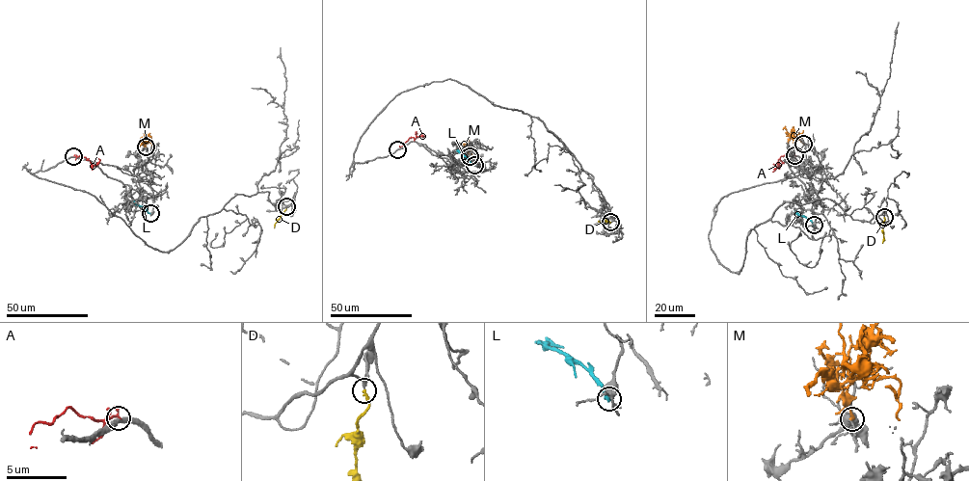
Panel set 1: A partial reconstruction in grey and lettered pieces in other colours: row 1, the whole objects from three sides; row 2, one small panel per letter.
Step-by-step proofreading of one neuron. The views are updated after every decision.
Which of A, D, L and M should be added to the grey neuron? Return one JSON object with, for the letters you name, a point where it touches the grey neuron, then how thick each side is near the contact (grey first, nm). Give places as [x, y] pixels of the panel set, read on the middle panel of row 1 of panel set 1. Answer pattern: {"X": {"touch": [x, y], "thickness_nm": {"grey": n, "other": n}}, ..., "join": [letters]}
{"D": {"touch": [610, 222], "thickness_nm": {"grey": 170, "other": 260}}, "join": ["D"]}

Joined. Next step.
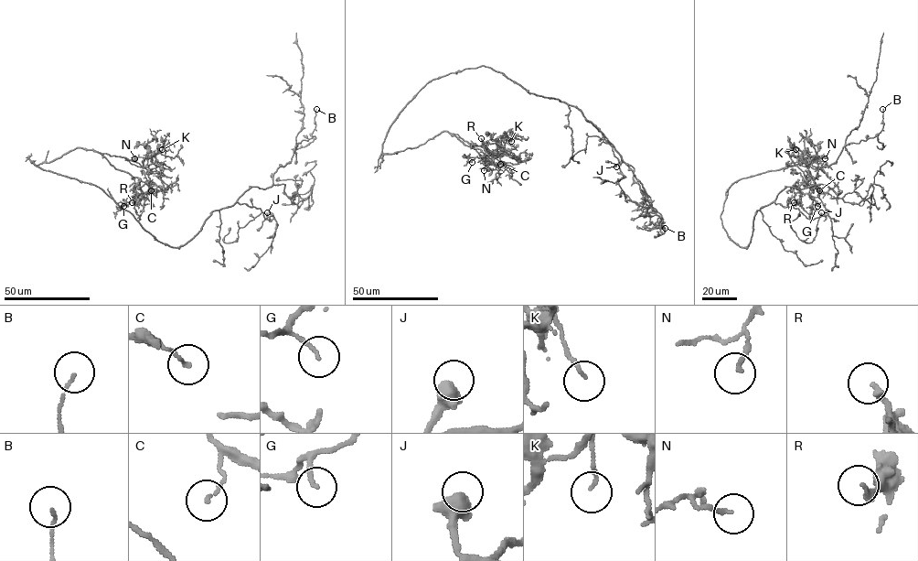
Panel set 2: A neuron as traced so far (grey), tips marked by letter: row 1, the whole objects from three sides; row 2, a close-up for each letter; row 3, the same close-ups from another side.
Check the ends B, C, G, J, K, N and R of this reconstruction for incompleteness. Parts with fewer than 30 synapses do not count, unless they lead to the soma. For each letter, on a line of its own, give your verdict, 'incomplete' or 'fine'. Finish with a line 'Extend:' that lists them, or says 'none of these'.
B: fine
C: fine
G: fine
J: fine
K: fine
N: fine
R: fine
Extend: none of these

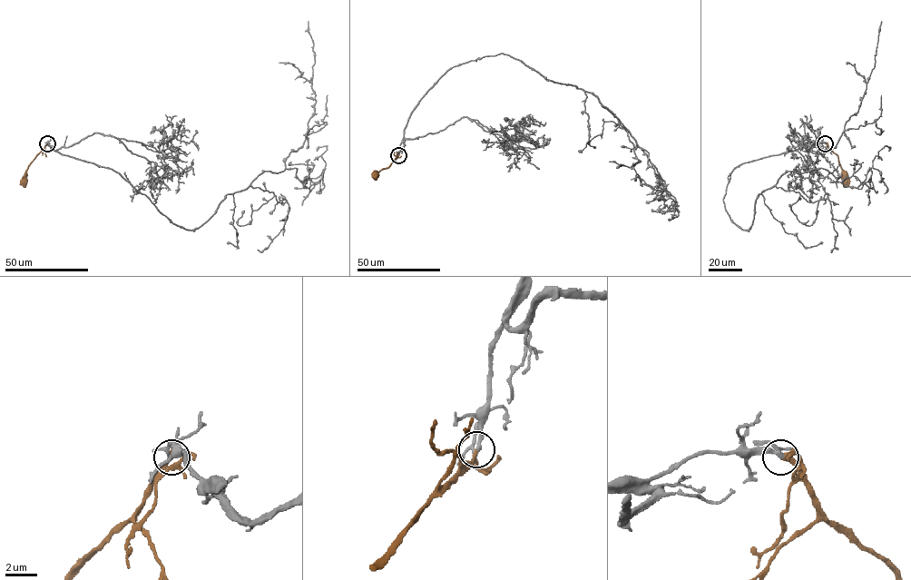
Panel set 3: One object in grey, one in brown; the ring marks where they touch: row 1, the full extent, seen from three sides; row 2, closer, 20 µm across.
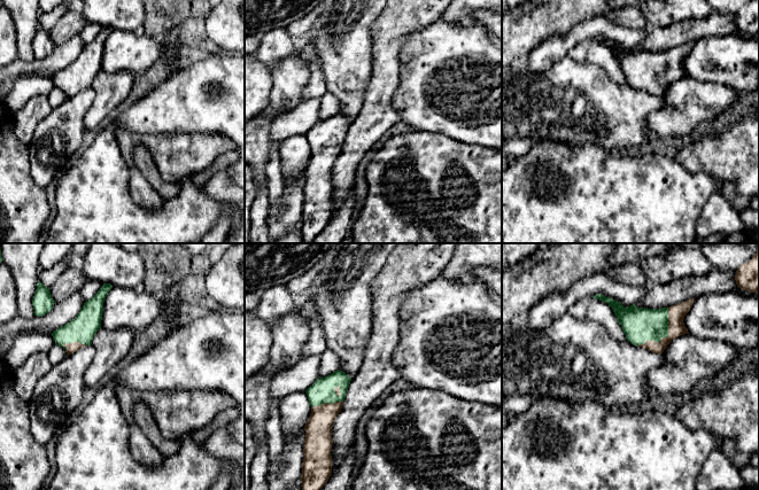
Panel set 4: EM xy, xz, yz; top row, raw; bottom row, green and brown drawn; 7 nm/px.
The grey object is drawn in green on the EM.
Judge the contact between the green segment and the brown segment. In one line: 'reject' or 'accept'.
accept

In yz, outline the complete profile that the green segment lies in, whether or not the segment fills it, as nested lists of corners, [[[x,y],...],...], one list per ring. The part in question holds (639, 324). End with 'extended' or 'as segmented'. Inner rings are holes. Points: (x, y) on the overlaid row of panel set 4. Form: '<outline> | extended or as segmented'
[[[602,294],[593,298],[601,300],[612,308],[627,341],[635,347],[661,355],[674,339],[689,334],[683,319],[695,297],[661,309],[637,308],[635,304],[625,308],[620,302]]] | extended

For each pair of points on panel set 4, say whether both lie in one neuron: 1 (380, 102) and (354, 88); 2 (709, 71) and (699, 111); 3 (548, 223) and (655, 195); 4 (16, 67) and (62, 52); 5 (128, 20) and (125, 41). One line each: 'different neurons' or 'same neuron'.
1: different neurons
2: different neurons
3: same neuron
4: same neuron
5: different neurons

